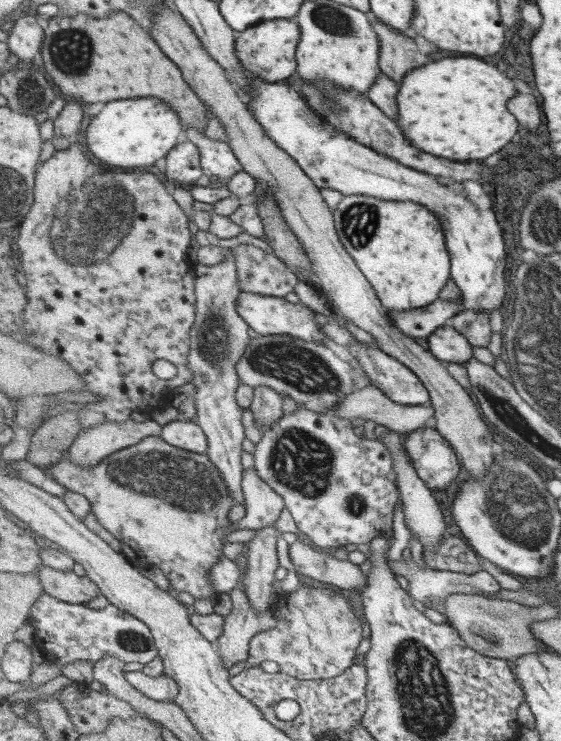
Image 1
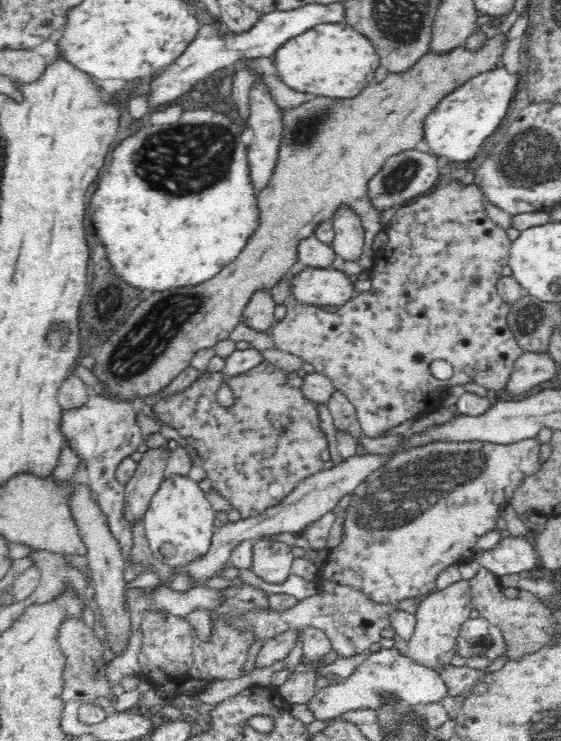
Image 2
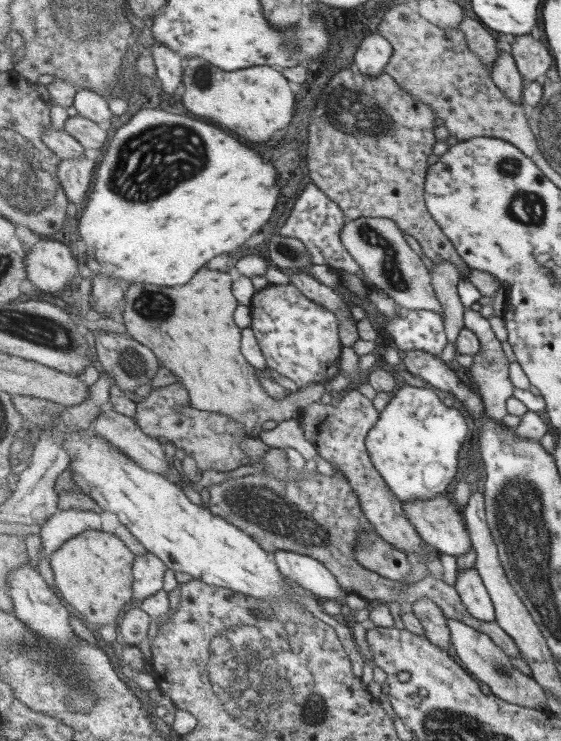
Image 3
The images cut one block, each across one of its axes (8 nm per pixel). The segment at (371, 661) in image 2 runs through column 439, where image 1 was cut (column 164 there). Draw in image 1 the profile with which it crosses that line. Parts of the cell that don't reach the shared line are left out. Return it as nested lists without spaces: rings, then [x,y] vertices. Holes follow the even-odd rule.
[[[141,671],[124,672],[126,679],[139,691],[156,701],[174,701],[180,692],[180,686],[167,673],[157,677],[149,676]]]

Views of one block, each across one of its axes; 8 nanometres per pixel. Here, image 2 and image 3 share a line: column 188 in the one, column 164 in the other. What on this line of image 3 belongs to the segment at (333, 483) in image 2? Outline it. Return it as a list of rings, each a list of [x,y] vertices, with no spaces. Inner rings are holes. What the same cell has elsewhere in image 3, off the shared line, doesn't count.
[[[151,552],[136,555],[134,565],[134,599],[127,607],[127,610],[141,608],[145,598],[157,594],[165,586],[165,574],[169,567],[159,556]]]

